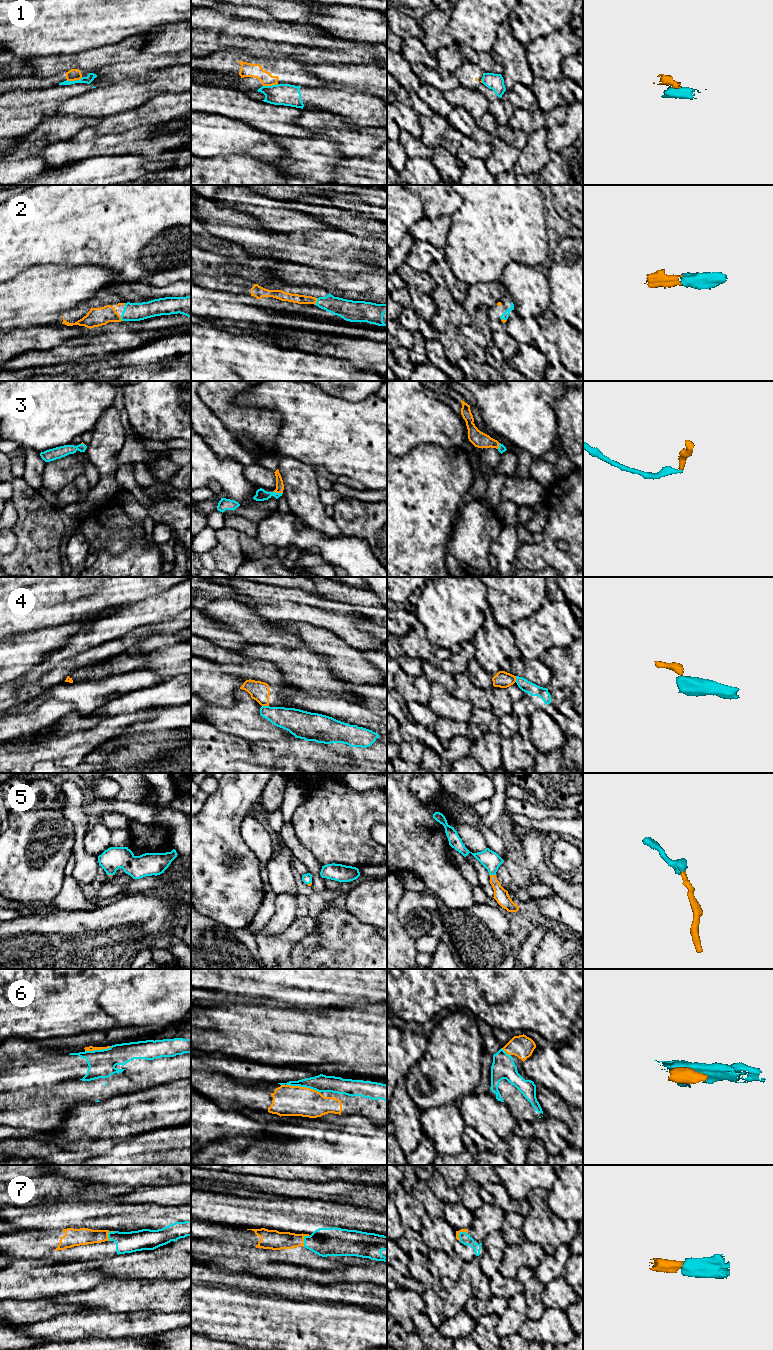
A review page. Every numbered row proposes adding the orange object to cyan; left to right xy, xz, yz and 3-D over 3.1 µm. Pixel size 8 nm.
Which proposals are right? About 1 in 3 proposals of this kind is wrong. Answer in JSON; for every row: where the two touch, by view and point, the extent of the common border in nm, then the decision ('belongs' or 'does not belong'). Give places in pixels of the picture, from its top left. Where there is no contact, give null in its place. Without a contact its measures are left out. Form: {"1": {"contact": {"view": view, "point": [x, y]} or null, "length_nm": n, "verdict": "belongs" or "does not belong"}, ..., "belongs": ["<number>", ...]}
{"1": {"contact": {"view": "xy", "point": [75, 80]}, "length_nm": 130, "verdict": "does not belong"}, "2": {"contact": {"view": "xz", "point": [317, 301]}, "length_nm": 60, "verdict": "belongs"}, "3": {"contact": {"view": "xz", "point": [278, 493]}, "length_nm": 80, "verdict": "belongs"}, "4": {"contact": {"view": "xz", "point": [265, 706]}, "length_nm": 60, "verdict": "does not belong"}, "5": {"contact": {"view": "yz", "point": [493, 874]}, "length_nm": 50, "verdict": "belongs"}, "6": {"contact": {"view": "xz", "point": [303, 1086]}, "length_nm": 280, "verdict": "belongs"}, "7": {"contact": {"view": "xz", "point": [304, 1239]}, "length_nm": 110, "verdict": "belongs"}, "belongs": ["2", "3", "5", "6", "7"]}

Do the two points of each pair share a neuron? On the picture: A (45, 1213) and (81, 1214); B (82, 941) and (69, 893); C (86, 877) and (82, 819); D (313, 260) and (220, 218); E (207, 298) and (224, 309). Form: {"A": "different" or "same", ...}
{"A": "same", "B": "different", "C": "same", "D": "same", "E": "same"}

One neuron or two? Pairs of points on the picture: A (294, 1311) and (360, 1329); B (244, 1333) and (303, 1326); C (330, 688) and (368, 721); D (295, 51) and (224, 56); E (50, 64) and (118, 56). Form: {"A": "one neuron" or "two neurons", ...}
{"A": "one neuron", "B": "one neuron", "C": "one neuron", "D": "two neurons", "E": "one neuron"}

